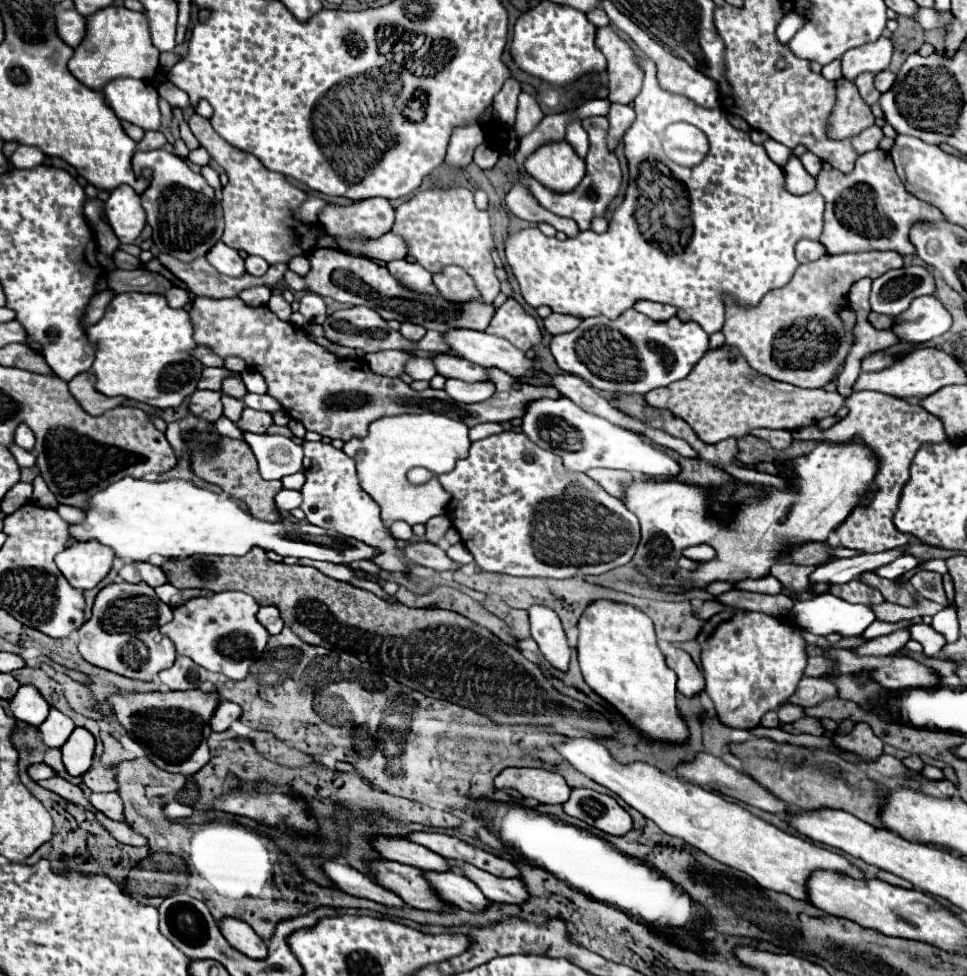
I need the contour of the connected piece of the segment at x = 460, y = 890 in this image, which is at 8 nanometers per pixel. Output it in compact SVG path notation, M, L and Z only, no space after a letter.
M422 871L422 873L430 883L430 887L436 891L436 895L444 897L446 903L454 903L466 911L480 911L490 903L470 879L466 879L456 871L444 871L444 873Z

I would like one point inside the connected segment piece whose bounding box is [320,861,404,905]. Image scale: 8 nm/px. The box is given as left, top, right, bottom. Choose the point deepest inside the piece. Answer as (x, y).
(350, 880)

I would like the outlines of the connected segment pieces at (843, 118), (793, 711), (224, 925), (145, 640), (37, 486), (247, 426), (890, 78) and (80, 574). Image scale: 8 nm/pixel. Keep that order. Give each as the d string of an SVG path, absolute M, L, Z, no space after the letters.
M848 79L836 81L836 109L830 117L830 131L828 135L834 139L844 139L858 135L866 127L874 125L874 115L868 105L864 105L864 99L860 97L856 85Z
M784 703L784 705L778 709L778 719L780 719L782 725L784 725L784 723L798 721L798 719L802 719L802 717L806 717L806 713L804 713L804 709L800 709L800 705L788 705L788 703Z
M222 917L220 919L220 933L226 937L226 941L242 951L248 957L254 959L264 959L266 957L266 943L256 935L256 931L244 923L242 919L236 917Z
M126 581L110 583L98 591L92 605L92 617L78 629L78 649L88 663L124 677L152 681L158 675L168 689L198 689L198 685L208 679L208 671L196 665L192 659L176 655L172 641L160 635L158 627L170 619L172 609L156 597L152 587Z
M38 475L36 479L34 479L34 493L32 493L32 501L36 501L36 503L40 503L40 505L44 505L44 507L50 507L50 509L54 509L56 505L58 505L58 501L56 501L56 497L54 497L54 493L48 489L48 485L44 483L44 479Z
M244 407L242 419L236 423L238 429L242 431L252 431L252 433L264 433L270 425L272 425L272 415L264 413L264 411L256 411L250 407Z
M880 71L878 75L876 75L876 79L874 79L874 83L876 83L876 89L880 91L880 93L884 93L884 91L888 91L890 87L892 87L892 83L894 83L894 79L896 79L896 75L892 73L892 71Z
M76 541L54 561L68 583L80 591L96 587L112 569L114 553L100 541Z

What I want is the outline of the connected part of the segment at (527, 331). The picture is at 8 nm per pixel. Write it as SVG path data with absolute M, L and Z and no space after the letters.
M508 299L496 311L486 333L502 337L524 351L542 343L542 331L538 321L530 313L526 313L524 307L514 299Z

